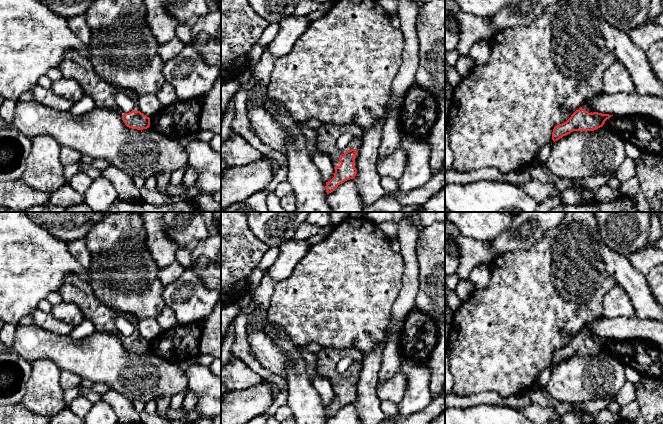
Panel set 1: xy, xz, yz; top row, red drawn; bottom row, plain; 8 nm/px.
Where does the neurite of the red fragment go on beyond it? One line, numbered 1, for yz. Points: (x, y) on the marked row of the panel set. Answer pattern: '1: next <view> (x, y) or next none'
1: next yz (584, 106)

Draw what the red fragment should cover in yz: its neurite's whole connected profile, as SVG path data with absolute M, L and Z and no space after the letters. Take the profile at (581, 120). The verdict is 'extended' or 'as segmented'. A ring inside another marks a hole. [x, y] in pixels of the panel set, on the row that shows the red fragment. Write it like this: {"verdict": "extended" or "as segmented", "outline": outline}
{"verdict": "extended", "outline": "M586 103L576 110L564 123L554 127L552 140L555 142L573 131L593 131L602 127L613 115L591 112Z"}

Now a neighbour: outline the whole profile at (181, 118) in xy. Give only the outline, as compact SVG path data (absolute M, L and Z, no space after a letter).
M202 98L177 100L162 107L150 118L149 128L173 140L191 136L200 130L199 117Z

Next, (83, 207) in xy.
M81 203L70 208L65 209L64 212L94 212L90 207L85 203Z

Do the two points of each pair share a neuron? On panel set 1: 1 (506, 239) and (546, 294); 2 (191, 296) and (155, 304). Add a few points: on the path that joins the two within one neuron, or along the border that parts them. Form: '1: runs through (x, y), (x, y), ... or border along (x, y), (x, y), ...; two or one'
1: border along (537, 241), (526, 249), (516, 249), (499, 255); two
2: border along (164, 286), (163, 301), (166, 305); two

